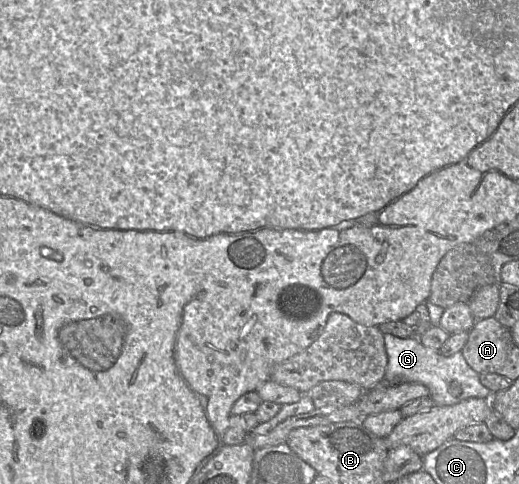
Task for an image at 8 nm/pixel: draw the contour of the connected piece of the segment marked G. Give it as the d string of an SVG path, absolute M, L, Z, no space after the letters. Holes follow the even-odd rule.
M385 333L384 342L387 352L384 381L388 385L405 382L421 383L429 389L429 396L437 406L453 405L471 397L491 399L494 394L480 382L479 374L466 362L461 351L444 356L438 350L424 346L414 336L400 338ZM453 381L458 382L462 388L459 396L453 396L449 391Z

